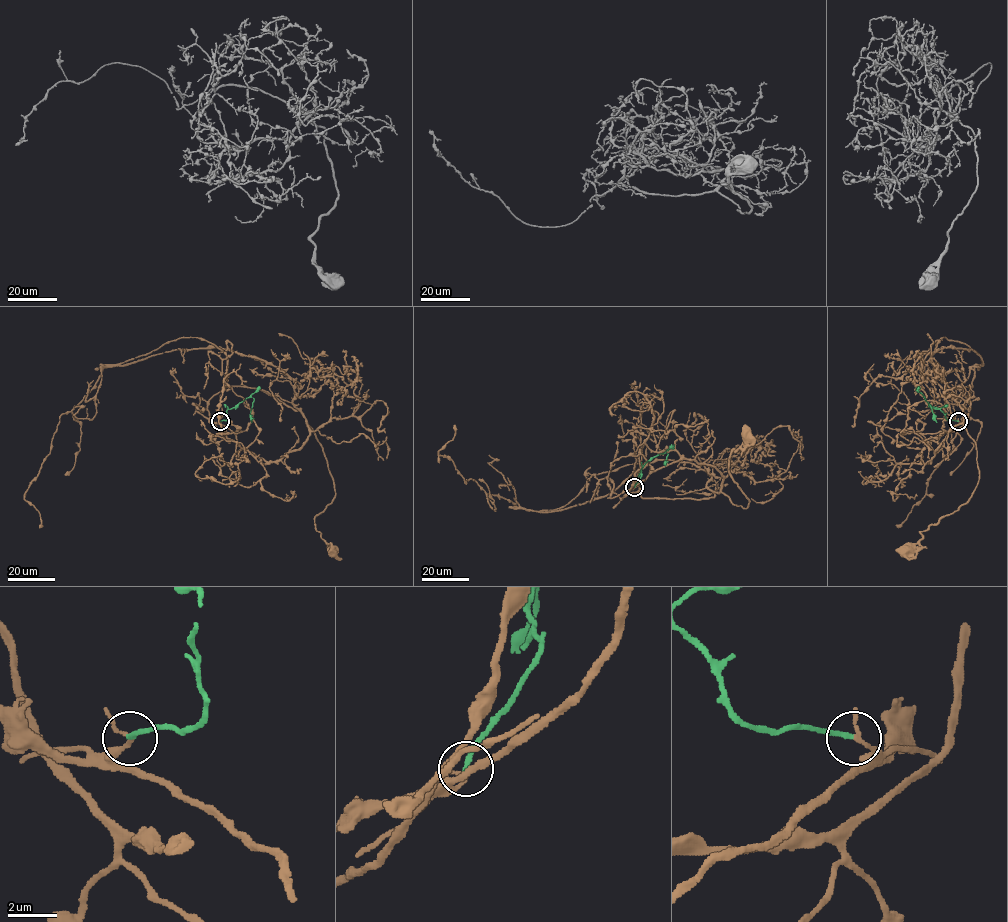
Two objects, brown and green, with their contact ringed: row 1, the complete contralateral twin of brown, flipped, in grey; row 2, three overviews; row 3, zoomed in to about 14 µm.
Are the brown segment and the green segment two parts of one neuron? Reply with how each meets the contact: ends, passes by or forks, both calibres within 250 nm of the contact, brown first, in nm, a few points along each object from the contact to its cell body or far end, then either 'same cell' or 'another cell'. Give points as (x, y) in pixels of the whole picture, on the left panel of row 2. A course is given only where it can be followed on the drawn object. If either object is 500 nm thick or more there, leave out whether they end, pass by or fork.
brown passes by; green ends there; 140 nm thick on the brown side, 200 nm on the other; brown runs (220, 420), (241, 448), (268, 462), (298, 449), (309, 435), (307, 423), (335, 489), (314, 518), (332, 551); green runs (220, 421), (228, 418), (228, 409), (251, 397), (254, 399), (251, 422); another cell

